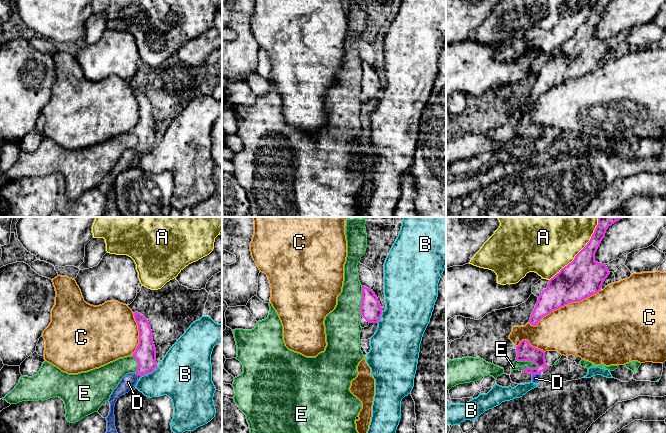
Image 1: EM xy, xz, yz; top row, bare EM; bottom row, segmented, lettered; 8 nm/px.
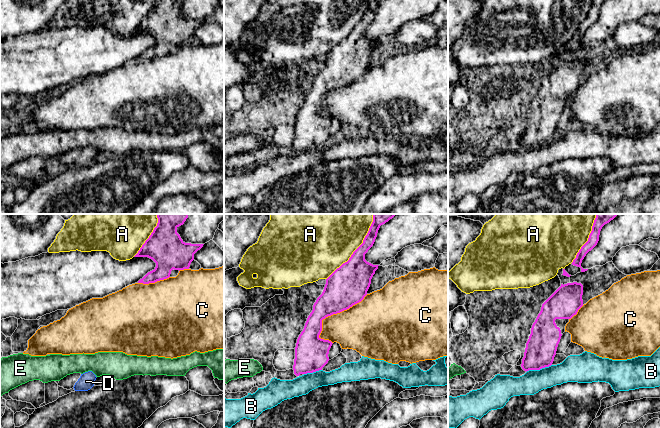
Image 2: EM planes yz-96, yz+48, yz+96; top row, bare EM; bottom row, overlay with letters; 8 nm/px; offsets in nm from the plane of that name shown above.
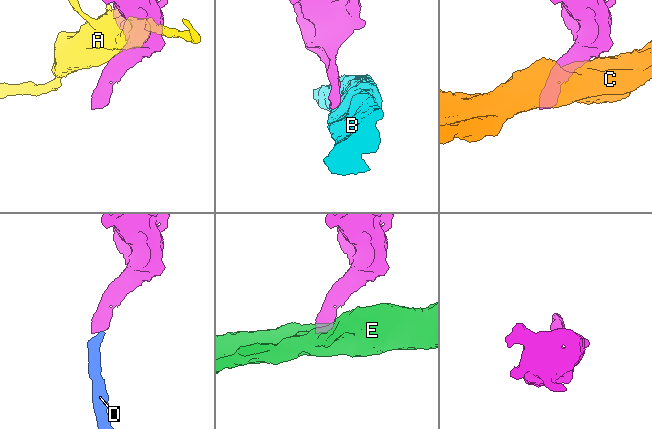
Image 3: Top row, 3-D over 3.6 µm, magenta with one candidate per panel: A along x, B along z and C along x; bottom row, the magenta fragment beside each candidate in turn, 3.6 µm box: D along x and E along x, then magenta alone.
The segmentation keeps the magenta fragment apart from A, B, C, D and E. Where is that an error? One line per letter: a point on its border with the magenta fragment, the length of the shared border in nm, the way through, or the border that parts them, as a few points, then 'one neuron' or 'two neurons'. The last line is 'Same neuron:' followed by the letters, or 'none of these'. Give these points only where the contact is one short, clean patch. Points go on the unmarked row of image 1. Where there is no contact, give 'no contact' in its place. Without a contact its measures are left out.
A: contact yz (577, 30); length 600 nm; two neurons
B: contact xy (149, 148); length 170 nm; border xy (157, 141), (151, 148), (141, 153); two neurons
C: contact yz (564, 81); length 650 nm; two neurons
D: contact yz (536, 149); length 70 nm; way yz (525, 128), (538, 138), (536, 149), (535, 154); one neuron
E: contact yz (527, 136); length 190 nm; border yz (516, 135), (531, 137), (537, 142); two neurons
Same neuron: D

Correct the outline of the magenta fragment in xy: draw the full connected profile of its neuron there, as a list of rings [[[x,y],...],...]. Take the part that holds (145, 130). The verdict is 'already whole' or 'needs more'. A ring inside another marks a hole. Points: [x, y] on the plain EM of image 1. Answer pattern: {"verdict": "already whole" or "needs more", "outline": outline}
{"verdict": "already whole", "outline": [[[138,88],[133,90],[138,101],[139,120],[132,132],[138,138],[136,150],[142,153],[146,150],[152,149],[157,143],[156,124],[148,96]]]}

